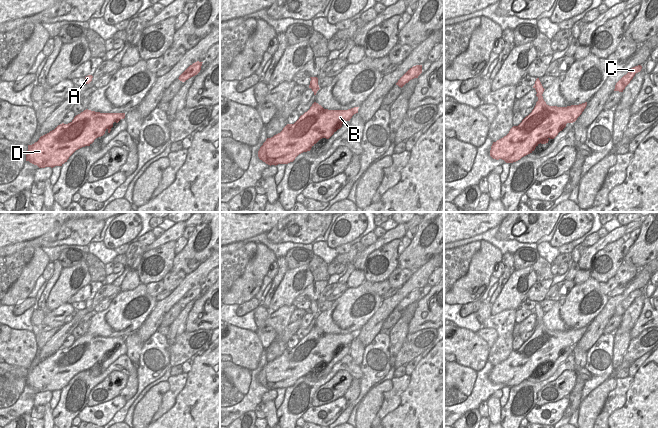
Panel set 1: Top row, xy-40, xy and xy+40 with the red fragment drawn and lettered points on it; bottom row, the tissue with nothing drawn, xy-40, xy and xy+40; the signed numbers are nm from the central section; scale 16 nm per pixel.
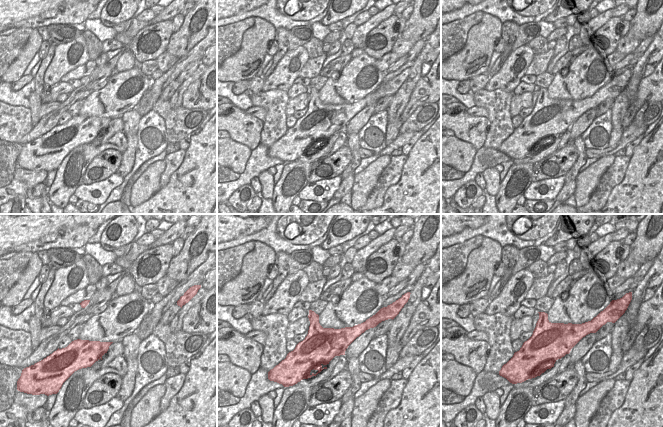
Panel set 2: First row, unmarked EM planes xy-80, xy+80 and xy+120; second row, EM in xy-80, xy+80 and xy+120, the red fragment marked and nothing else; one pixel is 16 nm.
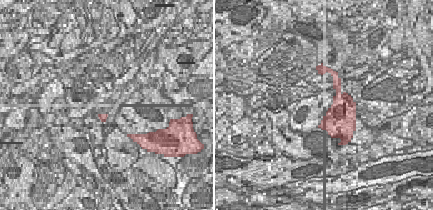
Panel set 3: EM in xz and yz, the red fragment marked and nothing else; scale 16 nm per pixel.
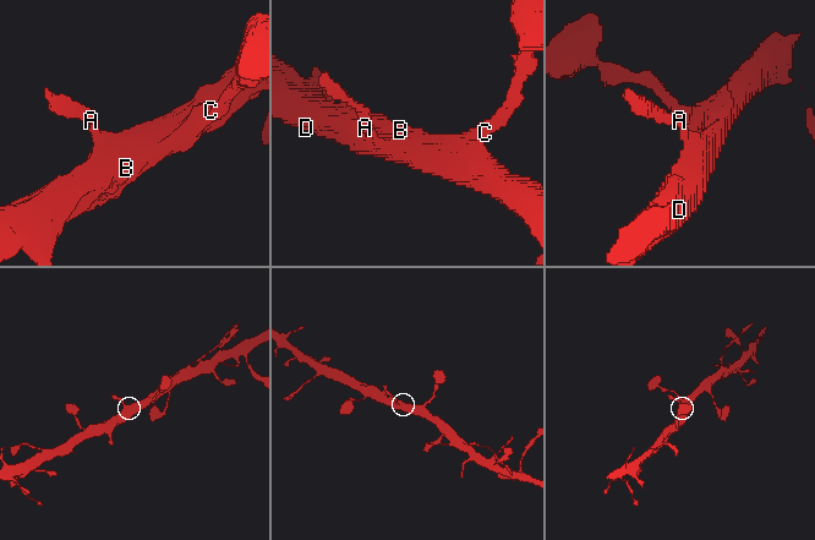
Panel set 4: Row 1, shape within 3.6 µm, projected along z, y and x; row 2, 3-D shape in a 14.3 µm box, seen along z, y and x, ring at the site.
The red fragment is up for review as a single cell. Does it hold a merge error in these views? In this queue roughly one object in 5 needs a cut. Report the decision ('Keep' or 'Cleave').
Keep.

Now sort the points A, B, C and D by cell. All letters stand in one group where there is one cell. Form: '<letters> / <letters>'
A B C D

